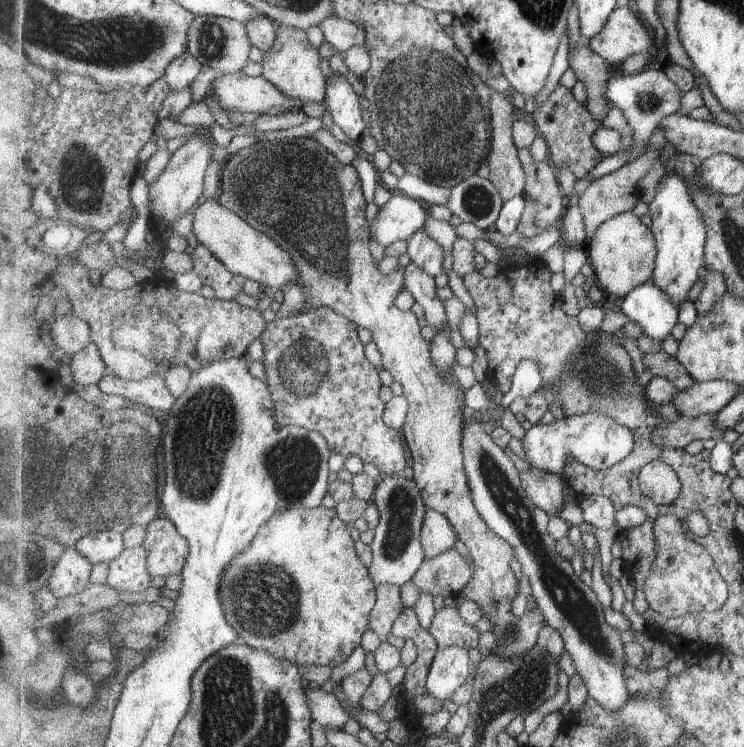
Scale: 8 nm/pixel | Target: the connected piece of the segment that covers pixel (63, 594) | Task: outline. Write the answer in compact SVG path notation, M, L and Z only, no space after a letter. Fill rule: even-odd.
M75 546L67 548L50 578L50 594L54 598L67 598L69 594L82 593L92 583L93 565Z

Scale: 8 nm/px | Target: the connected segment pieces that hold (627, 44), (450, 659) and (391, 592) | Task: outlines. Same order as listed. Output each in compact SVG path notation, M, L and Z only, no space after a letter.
M618 6L611 13L607 26L591 39L589 46L611 65L621 65L631 55L653 54L653 39L637 12L633 12L628 6Z
M463 647L439 648L428 674L428 694L439 701L447 700L464 686L474 674L475 664L469 658L469 649Z
M384 584L376 589L377 600L371 614L370 628L386 641L392 632L393 623L401 616L405 606L400 586Z

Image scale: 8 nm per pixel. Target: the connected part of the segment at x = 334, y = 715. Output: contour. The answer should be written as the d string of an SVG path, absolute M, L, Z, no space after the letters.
M307 686L308 705L312 710L312 719L324 729L343 729L352 719L342 702L332 690L323 691L318 686Z

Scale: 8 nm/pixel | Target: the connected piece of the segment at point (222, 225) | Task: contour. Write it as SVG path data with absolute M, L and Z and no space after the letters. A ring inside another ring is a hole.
M207 199L194 210L194 234L232 272L272 289L280 289L292 282L299 283L300 271L294 258L269 235L255 230L240 214L229 210L219 201Z

